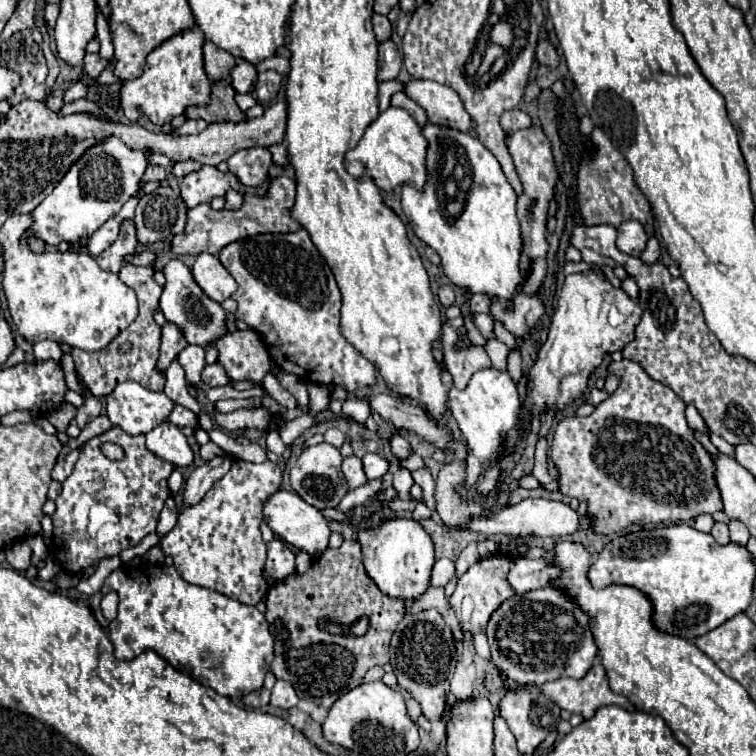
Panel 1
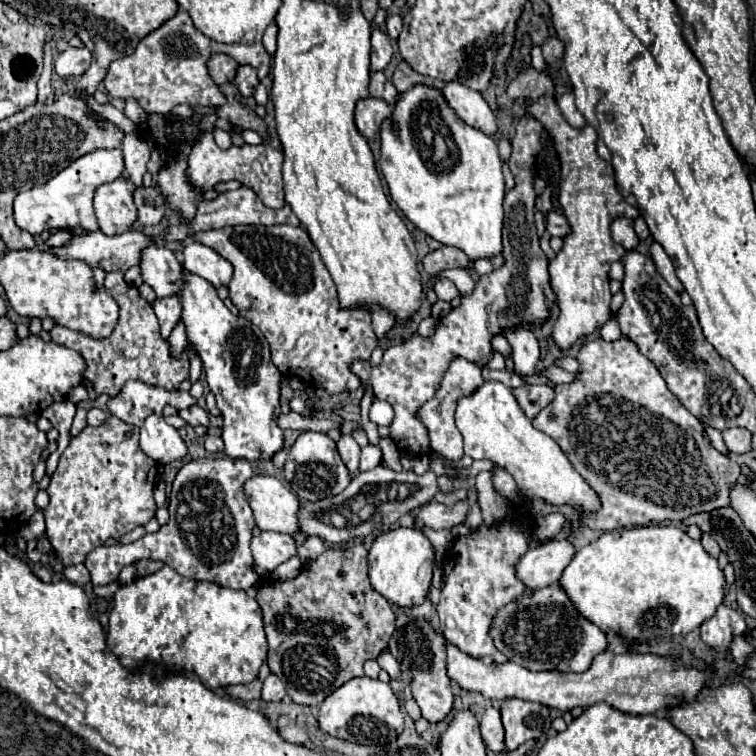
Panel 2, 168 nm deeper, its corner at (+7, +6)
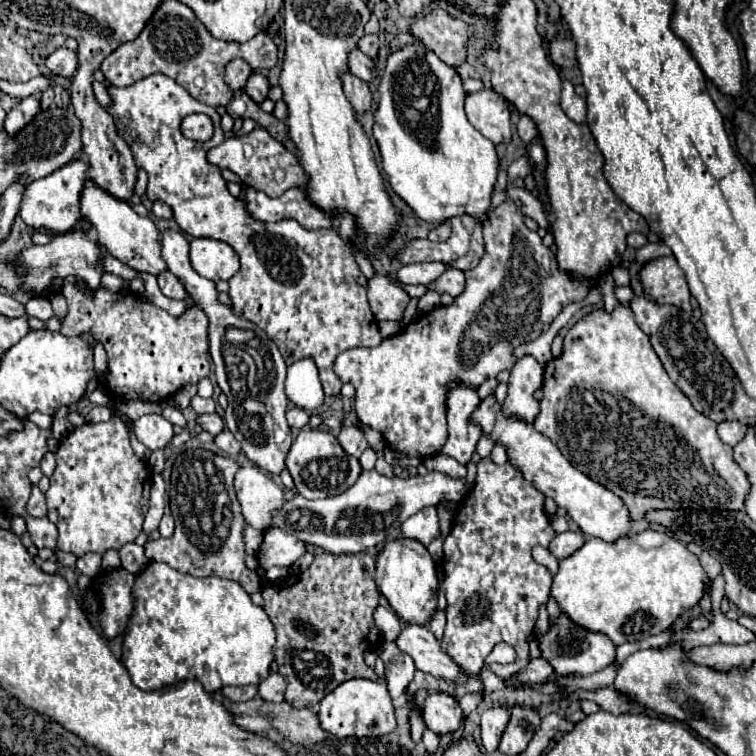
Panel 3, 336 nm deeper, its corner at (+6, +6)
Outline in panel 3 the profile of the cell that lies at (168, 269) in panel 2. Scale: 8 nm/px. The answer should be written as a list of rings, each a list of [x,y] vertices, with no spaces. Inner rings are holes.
[[[87,180],[87,186],[83,188],[83,198],[81,198],[81,210],[83,216],[91,220],[91,224],[99,232],[99,244],[119,262],[125,266],[133,268],[135,272],[147,272],[153,276],[159,276],[161,272],[167,270],[167,264],[161,258],[161,242],[159,242],[159,232],[149,218],[141,218],[139,214],[133,212],[133,208],[101,188],[97,188],[91,180]]]

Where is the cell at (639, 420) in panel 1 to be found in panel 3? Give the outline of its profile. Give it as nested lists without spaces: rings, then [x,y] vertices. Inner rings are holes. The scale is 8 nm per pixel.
[[[617,306],[613,314],[607,314],[601,308],[591,312],[585,320],[577,322],[565,336],[563,354],[545,366],[543,392],[545,398],[539,402],[541,410],[533,422],[535,430],[547,434],[547,438],[559,446],[561,454],[577,470],[615,492],[625,502],[633,522],[643,520],[651,510],[665,508],[743,510],[745,494],[749,490],[747,474],[733,460],[731,446],[723,444],[717,436],[715,422],[699,414],[691,406],[689,398],[671,382],[661,360],[653,352],[647,334],[639,330],[629,306]],[[593,390],[609,392],[617,396],[617,402],[609,400],[605,404],[591,394]],[[599,454],[607,454],[601,464]],[[657,454],[665,454],[665,462]]]

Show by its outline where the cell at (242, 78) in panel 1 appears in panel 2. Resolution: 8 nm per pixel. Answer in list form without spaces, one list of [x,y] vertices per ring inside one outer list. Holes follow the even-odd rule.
[[[240,66],[238,72],[236,72],[236,80],[234,84],[238,86],[238,90],[242,92],[244,98],[252,96],[254,94],[254,88],[258,86],[258,76],[256,76],[256,70],[252,66]]]

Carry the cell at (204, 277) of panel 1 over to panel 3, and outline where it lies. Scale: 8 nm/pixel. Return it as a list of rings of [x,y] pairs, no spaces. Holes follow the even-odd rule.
[[[193,238],[189,250],[191,266],[197,274],[217,282],[239,272],[239,258],[231,246],[211,238]]]

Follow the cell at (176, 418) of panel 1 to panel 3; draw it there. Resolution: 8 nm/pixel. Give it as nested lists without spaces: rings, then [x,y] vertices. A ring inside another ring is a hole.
[[[199,414],[199,416],[197,416],[197,424],[199,424],[203,430],[211,432],[213,436],[217,436],[217,434],[225,428],[223,420],[219,418],[219,414]]]

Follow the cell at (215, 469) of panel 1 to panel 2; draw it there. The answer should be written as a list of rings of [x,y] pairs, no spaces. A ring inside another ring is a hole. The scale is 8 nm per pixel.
[[[182,270],[182,322],[186,324],[188,342],[198,350],[206,370],[206,380],[216,396],[224,418],[224,452],[230,458],[244,458],[250,462],[272,460],[284,446],[284,432],[276,424],[276,406],[280,404],[280,370],[270,360],[270,348],[264,334],[250,320],[234,316],[218,298],[216,288]]]

